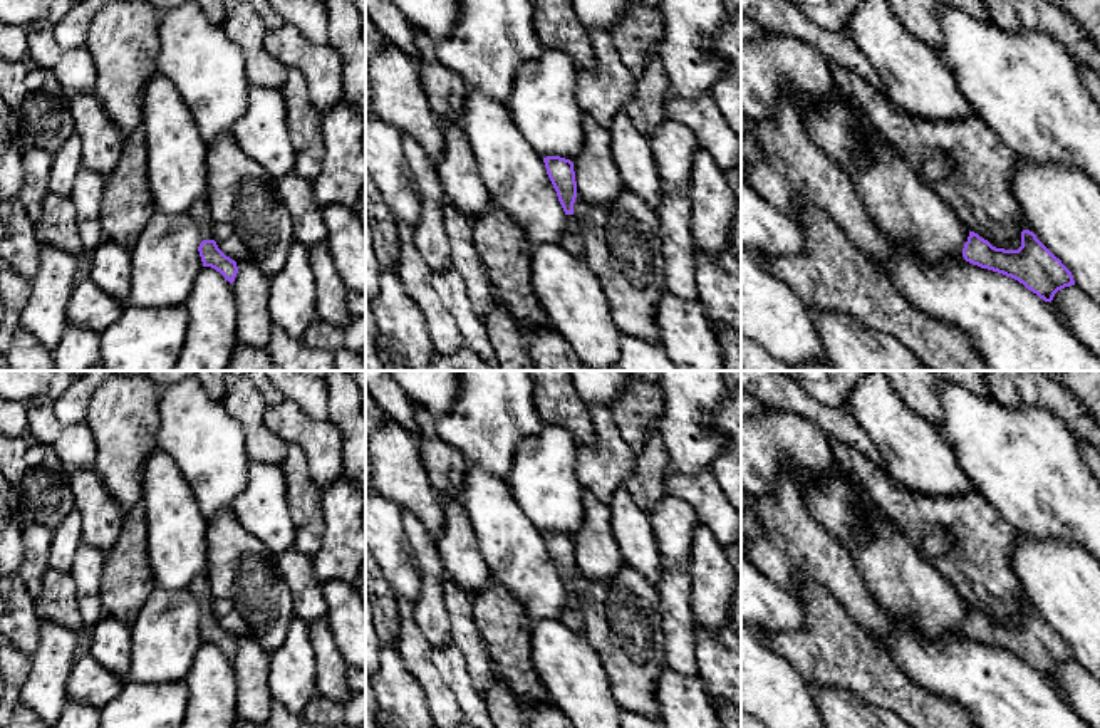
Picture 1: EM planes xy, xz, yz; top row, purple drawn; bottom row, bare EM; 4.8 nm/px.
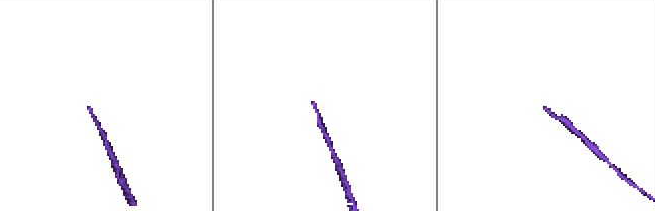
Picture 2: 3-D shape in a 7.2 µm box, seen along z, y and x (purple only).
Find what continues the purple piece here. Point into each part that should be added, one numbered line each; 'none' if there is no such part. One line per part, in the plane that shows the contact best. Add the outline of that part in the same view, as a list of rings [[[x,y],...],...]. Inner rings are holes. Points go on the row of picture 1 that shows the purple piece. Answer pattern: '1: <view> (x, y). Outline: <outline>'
1: xy (200, 212). Outline: [[[206,198],[196,201],[188,213],[200,228],[201,242],[213,240],[213,221]]]

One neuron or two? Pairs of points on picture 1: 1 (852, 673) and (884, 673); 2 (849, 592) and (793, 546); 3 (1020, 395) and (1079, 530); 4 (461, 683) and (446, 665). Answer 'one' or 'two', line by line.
1: one
2: one
3: two
4: one

